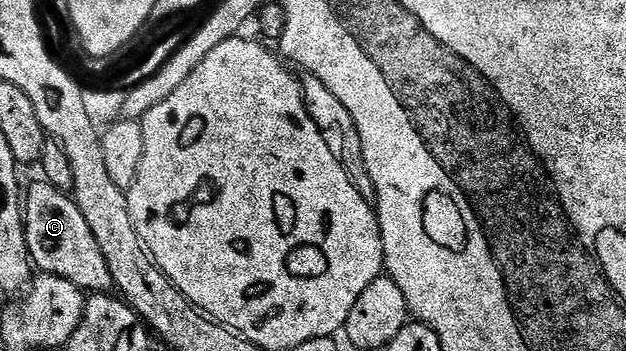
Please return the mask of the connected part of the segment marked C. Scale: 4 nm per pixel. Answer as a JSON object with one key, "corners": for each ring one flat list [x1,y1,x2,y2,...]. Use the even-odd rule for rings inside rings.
{"corners":[[44,179,38,181,28,189,26,186,23,207,23,230,32,266,40,274,69,279,69,283,88,294,110,294,115,284,113,275,109,275,109,263,105,263,105,255,101,255,101,247,97,247,97,239,89,231,89,223,85,223,85,215,81,215,74,196]]}

